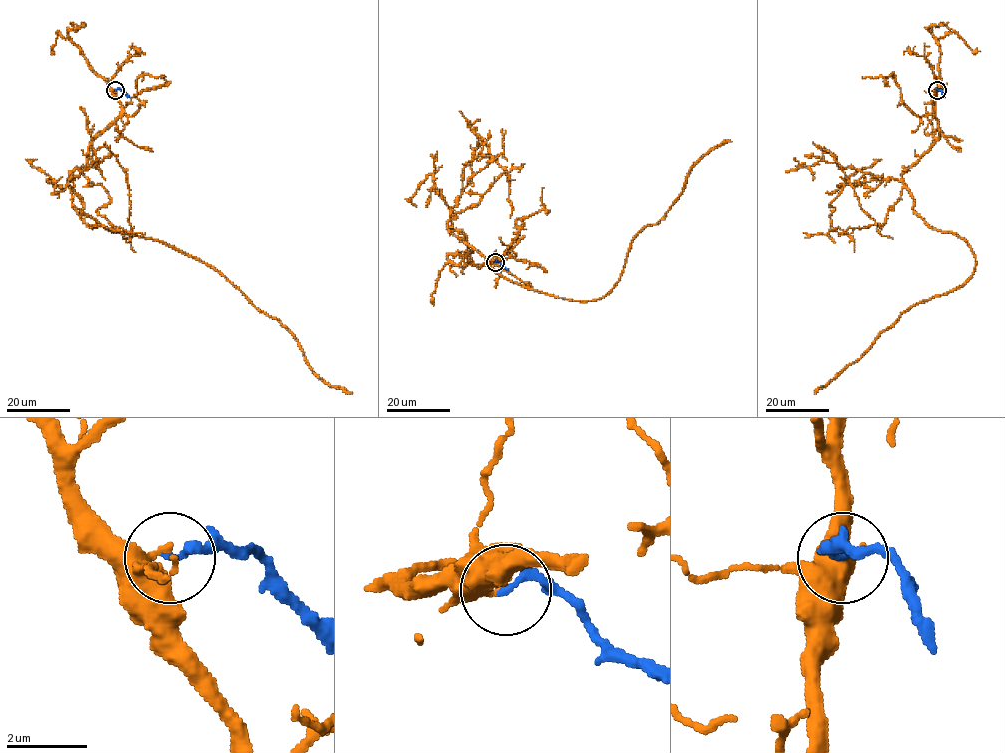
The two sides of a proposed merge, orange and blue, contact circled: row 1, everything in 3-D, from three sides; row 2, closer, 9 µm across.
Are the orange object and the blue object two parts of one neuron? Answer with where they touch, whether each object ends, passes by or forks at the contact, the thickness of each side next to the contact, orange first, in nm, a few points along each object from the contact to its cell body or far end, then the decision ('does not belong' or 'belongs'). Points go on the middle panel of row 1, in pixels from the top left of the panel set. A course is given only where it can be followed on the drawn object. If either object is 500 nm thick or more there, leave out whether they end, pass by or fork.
(495, 262) | orange ends | blue ends | 280/200 nm | orange via (495, 263), (476, 265), (448, 228), (513, 281), (603, 298), (633, 238), (731, 141) | blue via (495, 263), (508, 270) | does not belong

